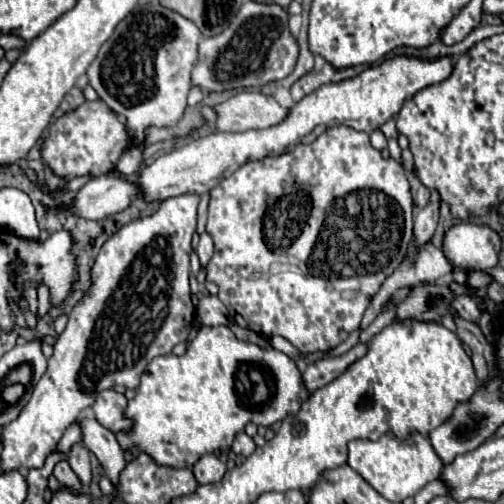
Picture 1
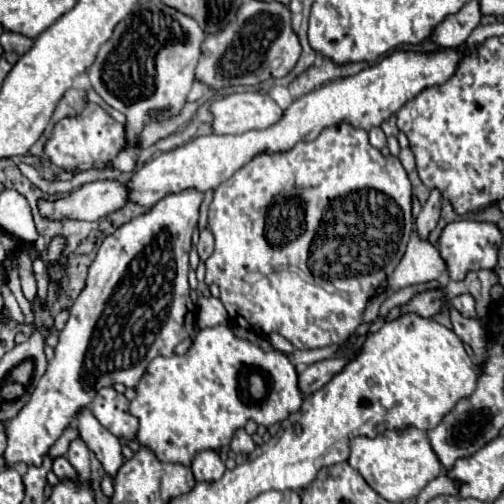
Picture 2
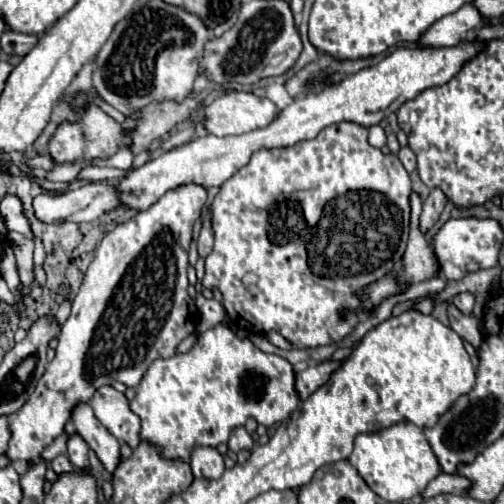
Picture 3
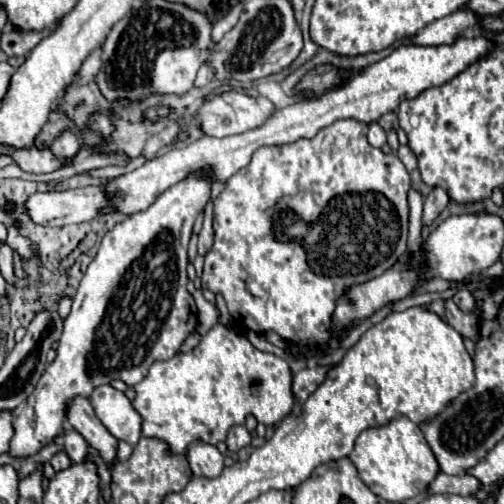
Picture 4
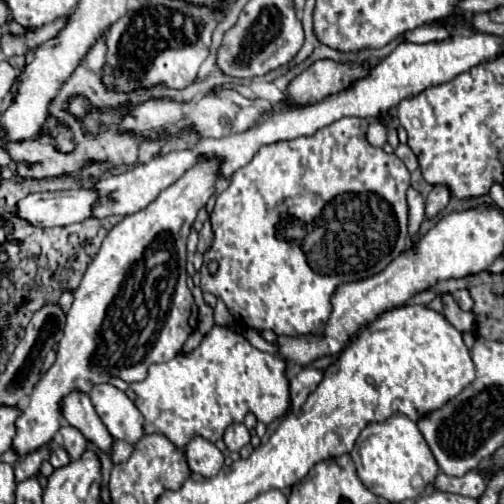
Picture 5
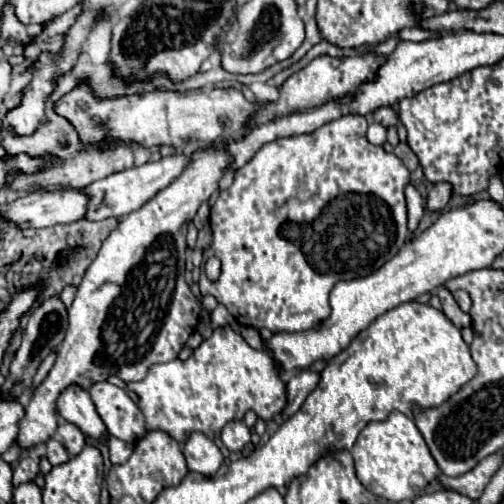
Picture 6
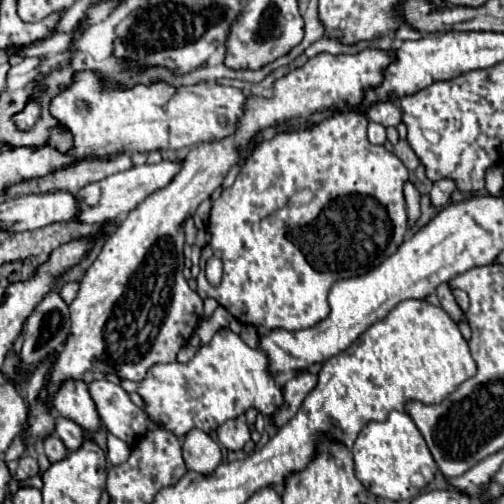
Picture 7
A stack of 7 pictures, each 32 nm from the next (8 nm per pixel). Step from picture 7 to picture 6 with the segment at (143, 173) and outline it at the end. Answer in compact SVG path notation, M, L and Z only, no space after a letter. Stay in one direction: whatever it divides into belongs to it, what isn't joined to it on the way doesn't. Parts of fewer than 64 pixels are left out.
M176 152L172 156L164 156L156 162L146 162L142 166L132 166L130 170L122 170L116 174L110 174L98 182L92 182L90 186L84 188L86 194L90 194L90 204L88 204L88 220L104 220L110 216L122 218L128 212L134 212L136 208L142 208L148 200L152 200L152 196L156 196L156 192L164 190L168 184L172 184L172 180L176 180L176 176L180 176L180 172L192 162L192 154L184 154L184 152Z

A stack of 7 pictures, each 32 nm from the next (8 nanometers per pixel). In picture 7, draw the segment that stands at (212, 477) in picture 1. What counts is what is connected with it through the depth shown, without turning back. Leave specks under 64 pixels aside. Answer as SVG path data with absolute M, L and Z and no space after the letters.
M190 430L182 442L184 462L188 470L208 474L222 464L222 452L218 444L202 430Z

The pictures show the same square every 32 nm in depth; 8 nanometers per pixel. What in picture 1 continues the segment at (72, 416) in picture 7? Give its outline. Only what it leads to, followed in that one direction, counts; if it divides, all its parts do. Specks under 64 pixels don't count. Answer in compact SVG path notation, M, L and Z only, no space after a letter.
M80 420L80 426L82 426L82 434L84 434L84 446L88 446L96 458L100 460L102 468L104 468L104 474L110 478L112 486L114 486L114 492L112 492L112 498L116 498L116 492L118 492L118 480L120 480L120 472L124 470L124 452L122 448L118 446L116 442L116 436L114 432L110 432L108 428L104 428L102 424L98 424L96 420Z

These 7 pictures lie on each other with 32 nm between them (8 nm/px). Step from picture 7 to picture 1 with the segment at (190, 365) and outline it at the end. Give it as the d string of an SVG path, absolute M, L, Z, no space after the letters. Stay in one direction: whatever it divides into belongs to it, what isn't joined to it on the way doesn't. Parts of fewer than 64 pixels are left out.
M202 326L182 356L158 356L148 364L136 396L124 410L124 416L132 420L132 426L130 430L116 432L116 440L122 450L138 448L140 452L148 452L156 464L192 470L200 456L230 448L248 422L254 422L256 426L282 422L288 414L296 414L308 396L310 392L302 382L296 362L284 352L238 340L228 326Z

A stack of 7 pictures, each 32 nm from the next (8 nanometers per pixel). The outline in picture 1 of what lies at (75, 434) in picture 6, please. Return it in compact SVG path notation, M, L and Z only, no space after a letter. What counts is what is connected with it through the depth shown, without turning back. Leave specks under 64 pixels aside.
M74 444L72 450L68 452L68 464L70 468L76 472L78 480L82 482L84 488L90 486L92 480L92 472L90 472L90 458L88 458L88 448L84 444Z

